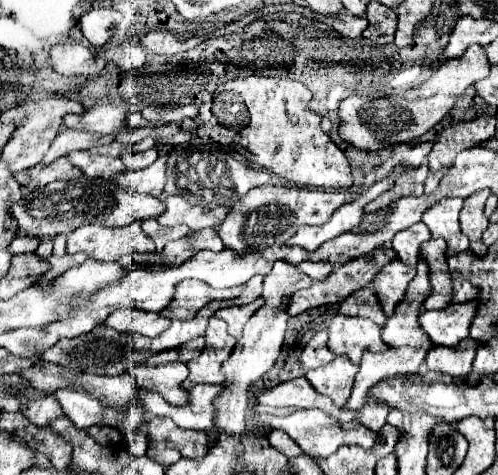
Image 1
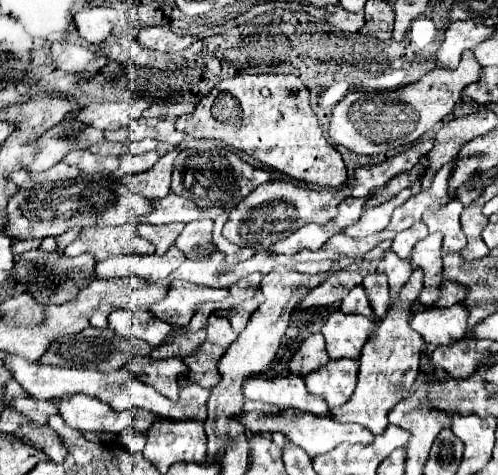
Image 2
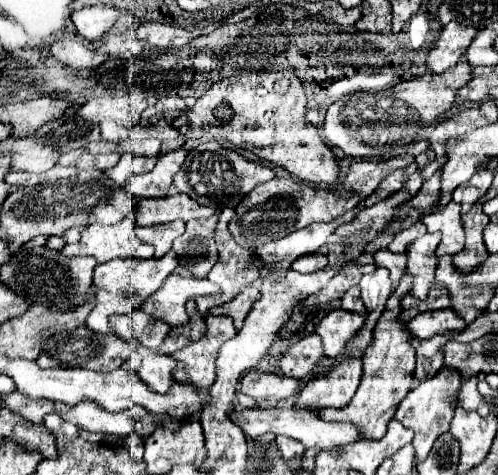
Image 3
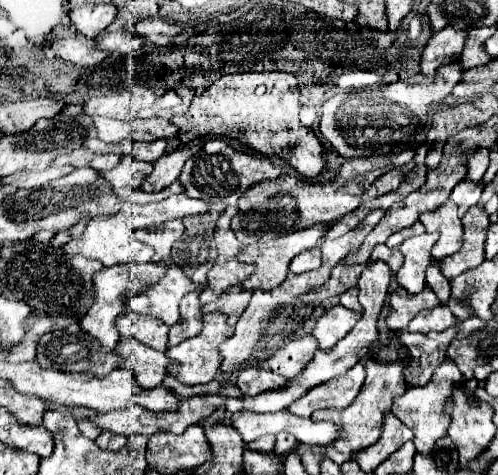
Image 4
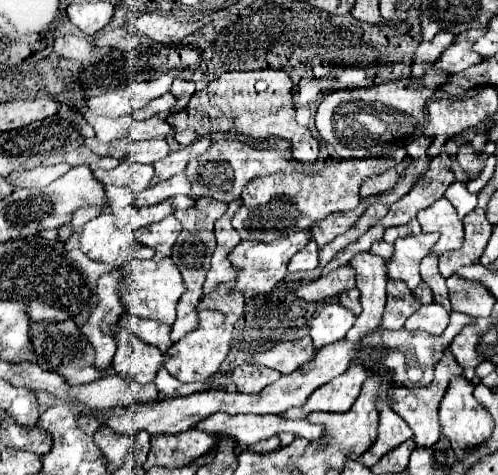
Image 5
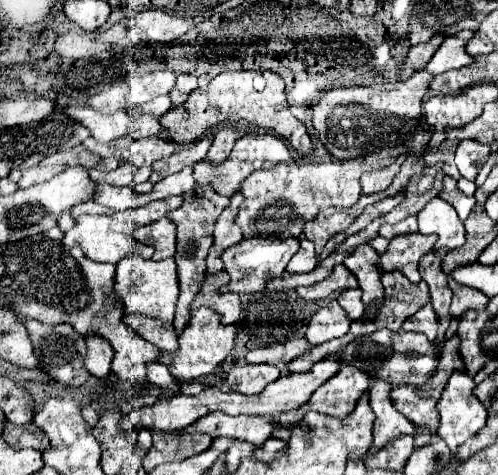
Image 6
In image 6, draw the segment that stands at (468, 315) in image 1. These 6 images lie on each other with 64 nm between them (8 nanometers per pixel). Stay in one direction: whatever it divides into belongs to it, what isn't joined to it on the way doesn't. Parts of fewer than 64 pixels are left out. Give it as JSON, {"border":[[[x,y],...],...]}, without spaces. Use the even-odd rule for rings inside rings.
{"border":[[[426,304],[424,308],[420,308],[420,312],[416,312],[414,316],[410,316],[404,324],[404,330],[414,330],[414,332],[424,332],[430,340],[436,340],[436,330],[438,330],[438,316],[432,308],[432,304]]]}

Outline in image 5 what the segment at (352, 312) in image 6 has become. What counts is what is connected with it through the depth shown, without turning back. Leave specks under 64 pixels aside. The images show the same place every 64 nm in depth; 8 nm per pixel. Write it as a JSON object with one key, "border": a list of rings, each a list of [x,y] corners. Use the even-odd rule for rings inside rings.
{"border":[[[352,288],[352,290],[348,290],[348,292],[342,292],[342,294],[338,296],[338,302],[340,302],[344,308],[352,310],[356,316],[362,312],[362,308],[360,308],[360,292],[358,292],[358,288]]]}

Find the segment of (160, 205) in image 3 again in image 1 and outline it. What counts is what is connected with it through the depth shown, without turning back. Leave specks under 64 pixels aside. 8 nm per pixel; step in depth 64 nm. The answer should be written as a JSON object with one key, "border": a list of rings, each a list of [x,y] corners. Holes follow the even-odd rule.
{"border":[[[168,196],[166,198],[166,212],[158,216],[162,226],[180,226],[186,224],[190,230],[202,230],[208,226],[220,226],[230,212],[228,206],[214,206],[204,208],[198,204],[190,204],[184,196]]]}

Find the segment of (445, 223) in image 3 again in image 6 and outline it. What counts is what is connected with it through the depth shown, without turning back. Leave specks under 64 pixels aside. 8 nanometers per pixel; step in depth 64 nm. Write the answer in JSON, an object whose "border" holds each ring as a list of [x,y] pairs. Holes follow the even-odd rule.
{"border":[[[440,198],[430,200],[426,208],[418,212],[418,226],[422,234],[438,236],[436,248],[460,248],[466,240],[464,224],[456,216],[456,210]]]}

